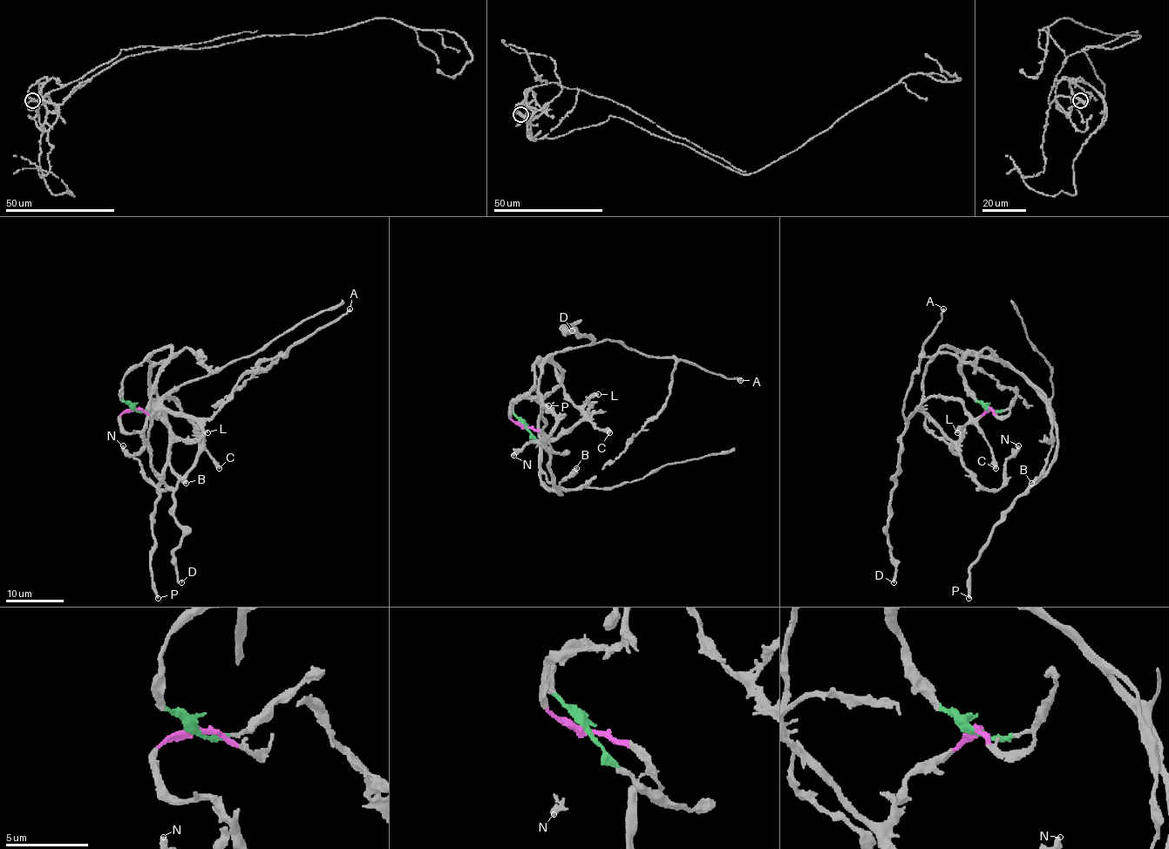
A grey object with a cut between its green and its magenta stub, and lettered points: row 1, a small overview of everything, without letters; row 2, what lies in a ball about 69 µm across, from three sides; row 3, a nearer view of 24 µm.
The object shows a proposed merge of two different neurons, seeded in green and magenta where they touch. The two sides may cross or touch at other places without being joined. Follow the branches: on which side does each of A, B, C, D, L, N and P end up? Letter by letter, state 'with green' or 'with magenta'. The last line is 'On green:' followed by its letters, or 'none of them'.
A: with magenta
B: with green
C: with magenta
D: with magenta
L: with magenta
N: with magenta
P: with green
On green: B, P

